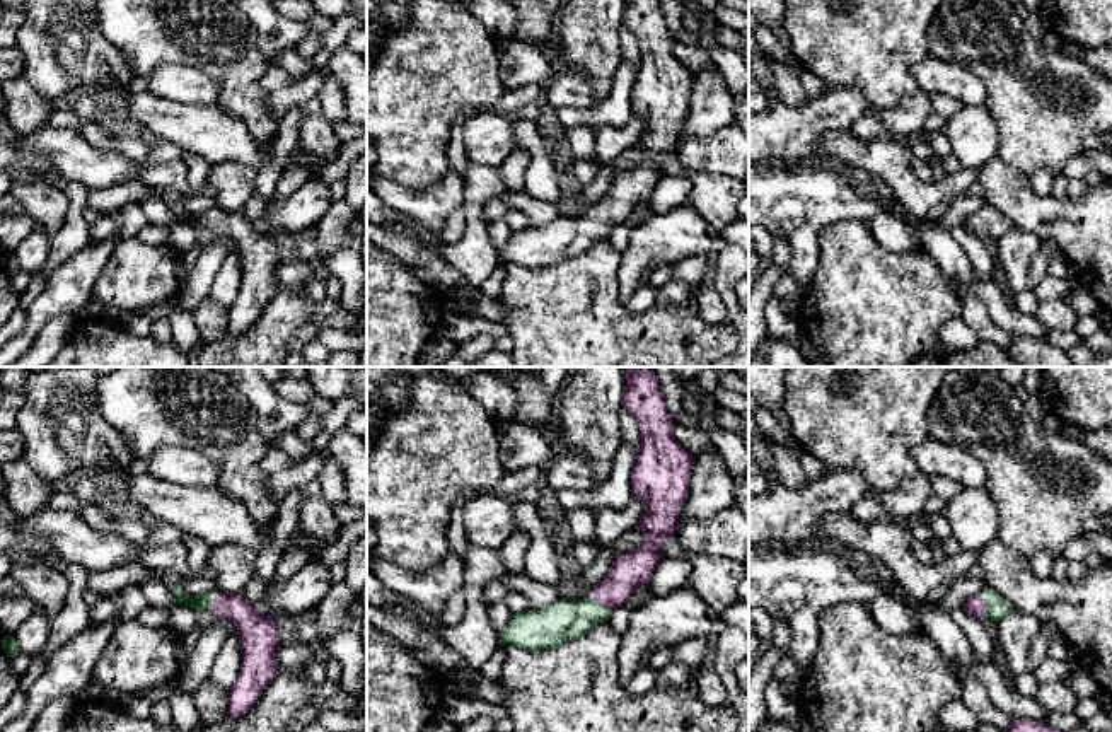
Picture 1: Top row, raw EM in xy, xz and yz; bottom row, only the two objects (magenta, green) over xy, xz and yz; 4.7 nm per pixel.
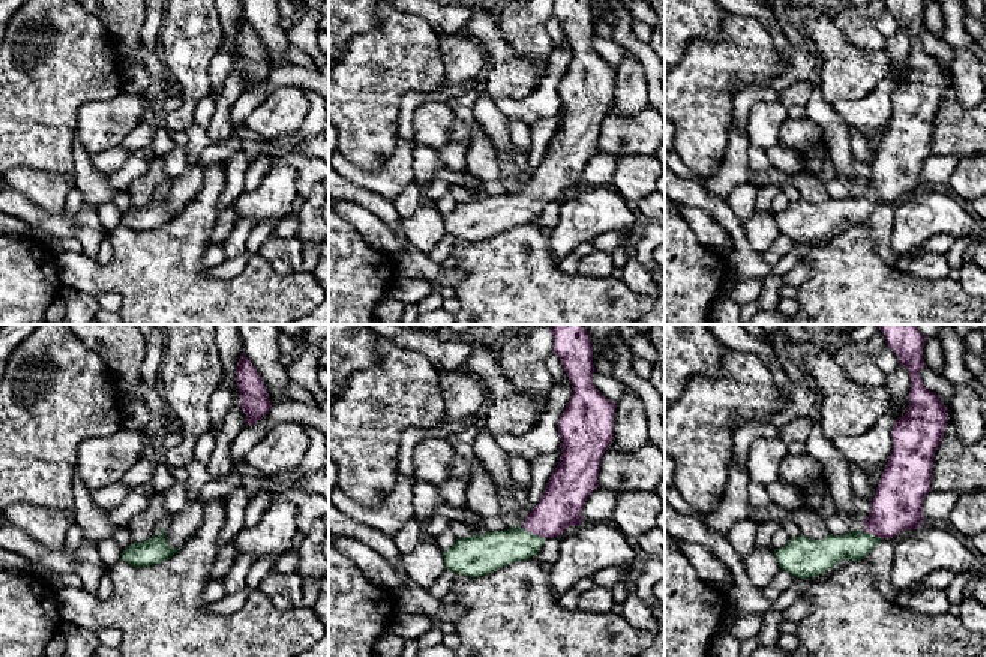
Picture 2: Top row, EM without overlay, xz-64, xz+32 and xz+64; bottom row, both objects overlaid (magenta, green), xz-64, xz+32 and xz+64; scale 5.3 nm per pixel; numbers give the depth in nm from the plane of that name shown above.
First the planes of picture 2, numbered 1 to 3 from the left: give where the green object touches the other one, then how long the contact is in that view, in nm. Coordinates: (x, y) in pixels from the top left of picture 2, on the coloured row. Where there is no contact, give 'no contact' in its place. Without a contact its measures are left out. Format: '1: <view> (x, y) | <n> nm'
1: no contact
2: xz+32 (535, 534) | 140 nm
3: xz+64 (872, 534) | 80 nm

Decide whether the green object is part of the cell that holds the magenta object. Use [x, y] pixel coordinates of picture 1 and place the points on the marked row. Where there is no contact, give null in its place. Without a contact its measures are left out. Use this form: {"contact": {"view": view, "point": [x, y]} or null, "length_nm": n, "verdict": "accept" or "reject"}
{"contact": {"view": "xz", "point": [599, 601]}, "length_nm": 140, "verdict": "accept"}

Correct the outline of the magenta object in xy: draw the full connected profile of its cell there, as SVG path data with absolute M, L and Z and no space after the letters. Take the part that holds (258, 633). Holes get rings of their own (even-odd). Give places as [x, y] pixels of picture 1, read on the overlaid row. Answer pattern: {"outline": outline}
{"outline": "M174 585L174 602L196 611L210 609L213 614L227 618L239 631L240 642L240 671L229 693L227 715L242 717L258 703L278 672L276 650L281 645L278 636L276 618L259 614L252 602L240 594L225 594L210 590L191 595L179 585Z"}

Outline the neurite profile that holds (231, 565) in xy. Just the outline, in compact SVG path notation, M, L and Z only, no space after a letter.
M235 544L215 546L208 556L206 573L215 578L217 590L240 594L254 578L256 558L258 551L249 548Z

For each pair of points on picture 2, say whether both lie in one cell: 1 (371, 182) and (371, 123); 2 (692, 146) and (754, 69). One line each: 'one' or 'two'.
1: two
2: one

